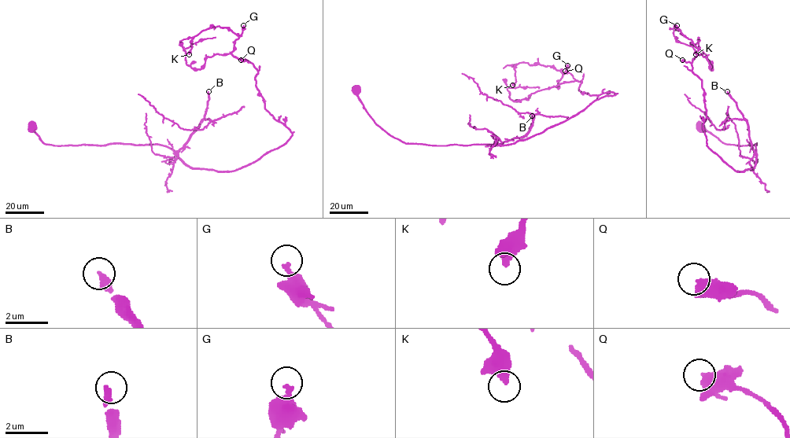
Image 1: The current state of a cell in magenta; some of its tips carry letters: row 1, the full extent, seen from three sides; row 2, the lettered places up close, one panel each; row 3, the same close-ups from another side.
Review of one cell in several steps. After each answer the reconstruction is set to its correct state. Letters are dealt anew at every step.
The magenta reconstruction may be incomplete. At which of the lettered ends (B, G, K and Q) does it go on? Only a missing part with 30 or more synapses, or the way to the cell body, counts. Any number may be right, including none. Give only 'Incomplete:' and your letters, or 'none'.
Incomplete: B

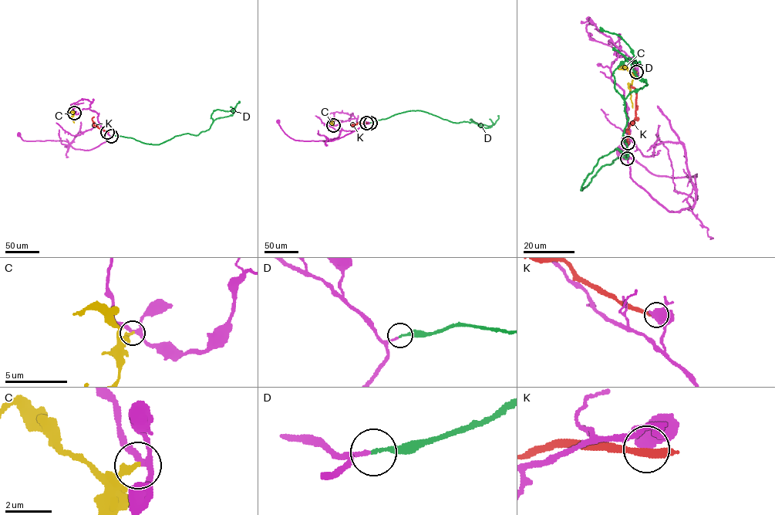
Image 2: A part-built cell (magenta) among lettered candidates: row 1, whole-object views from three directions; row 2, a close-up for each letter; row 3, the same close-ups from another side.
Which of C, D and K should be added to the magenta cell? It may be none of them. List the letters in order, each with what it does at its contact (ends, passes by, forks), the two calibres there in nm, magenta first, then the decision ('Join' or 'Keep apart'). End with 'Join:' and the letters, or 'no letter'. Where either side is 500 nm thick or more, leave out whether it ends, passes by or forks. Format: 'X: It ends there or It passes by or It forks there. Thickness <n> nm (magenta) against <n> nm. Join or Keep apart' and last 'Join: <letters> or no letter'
C: It ends there. Thickness 240 nm (magenta) against 240 nm. Keep apart
D: It ends there. Thickness 160 nm (magenta) against 180 nm. Join
K: Thickness 700 nm (magenta) against 480 nm. Keep apart
Join: D

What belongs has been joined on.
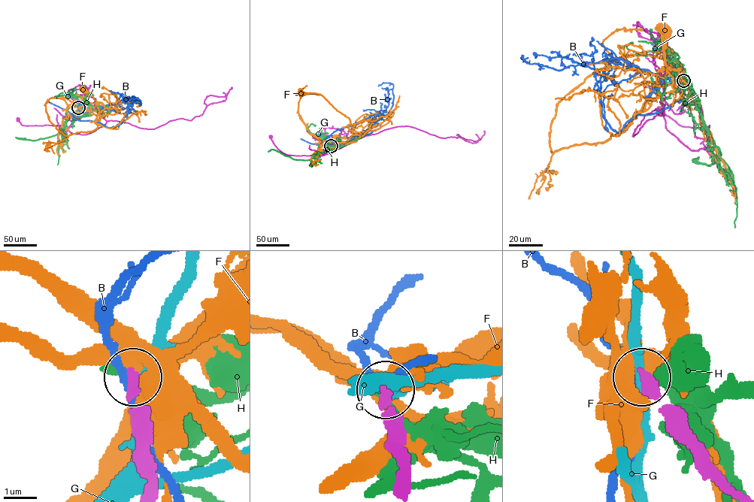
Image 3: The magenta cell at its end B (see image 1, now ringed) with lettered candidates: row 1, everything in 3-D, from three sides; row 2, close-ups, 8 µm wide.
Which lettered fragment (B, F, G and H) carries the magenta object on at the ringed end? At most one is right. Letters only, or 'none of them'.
none of them

